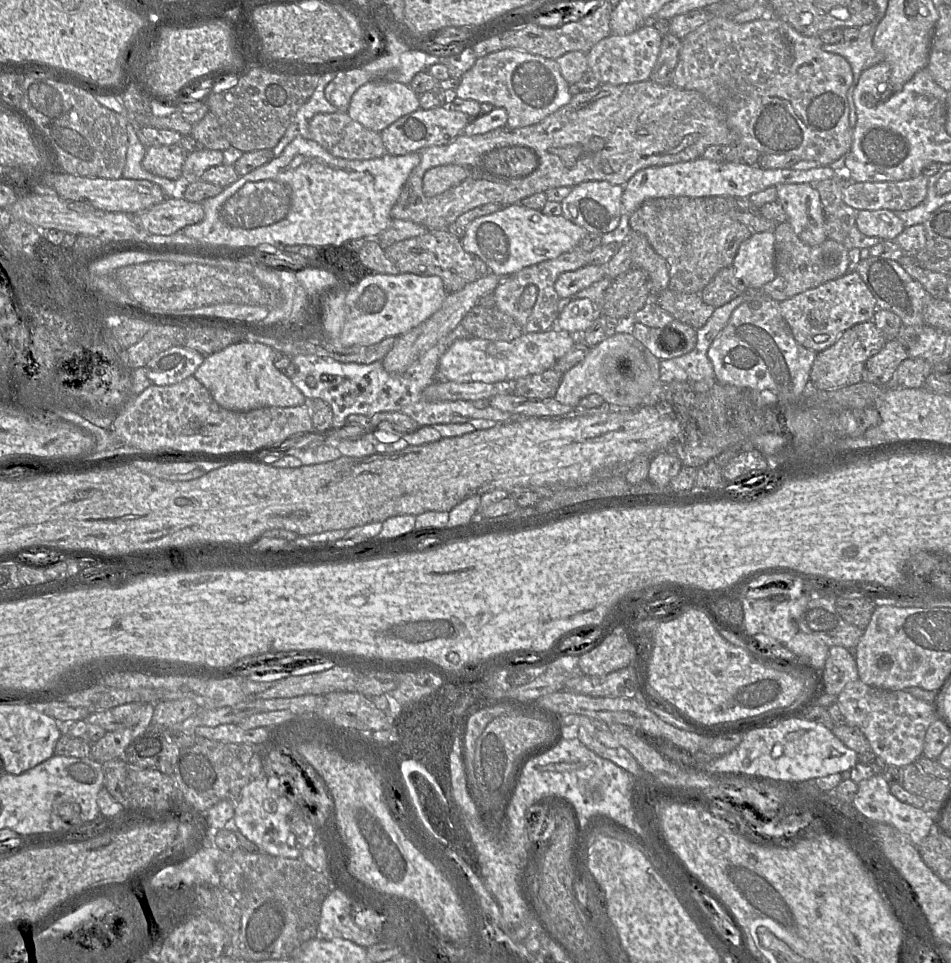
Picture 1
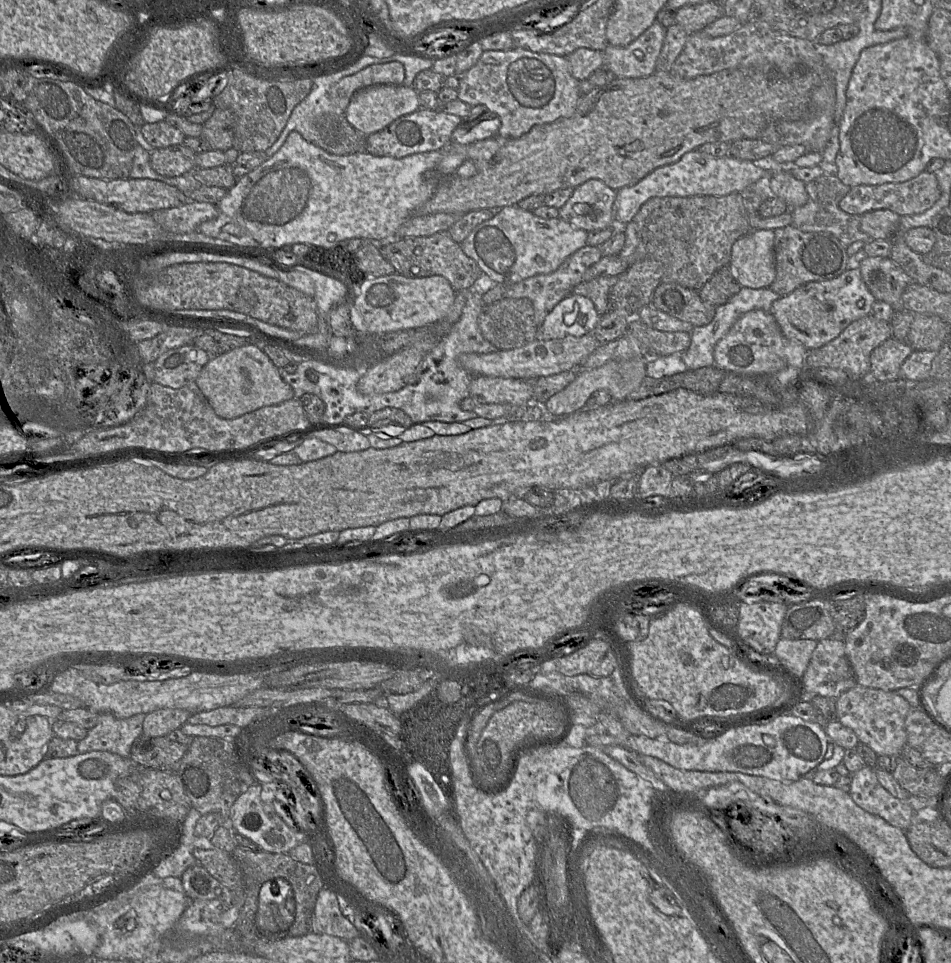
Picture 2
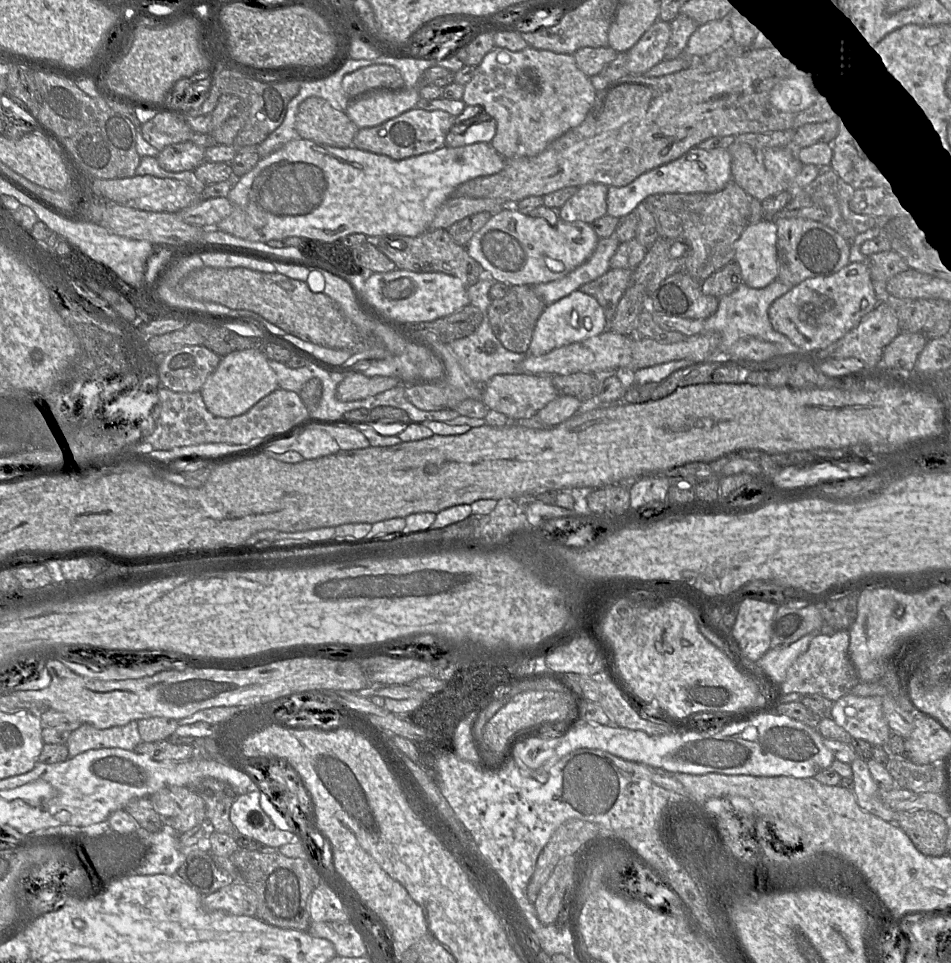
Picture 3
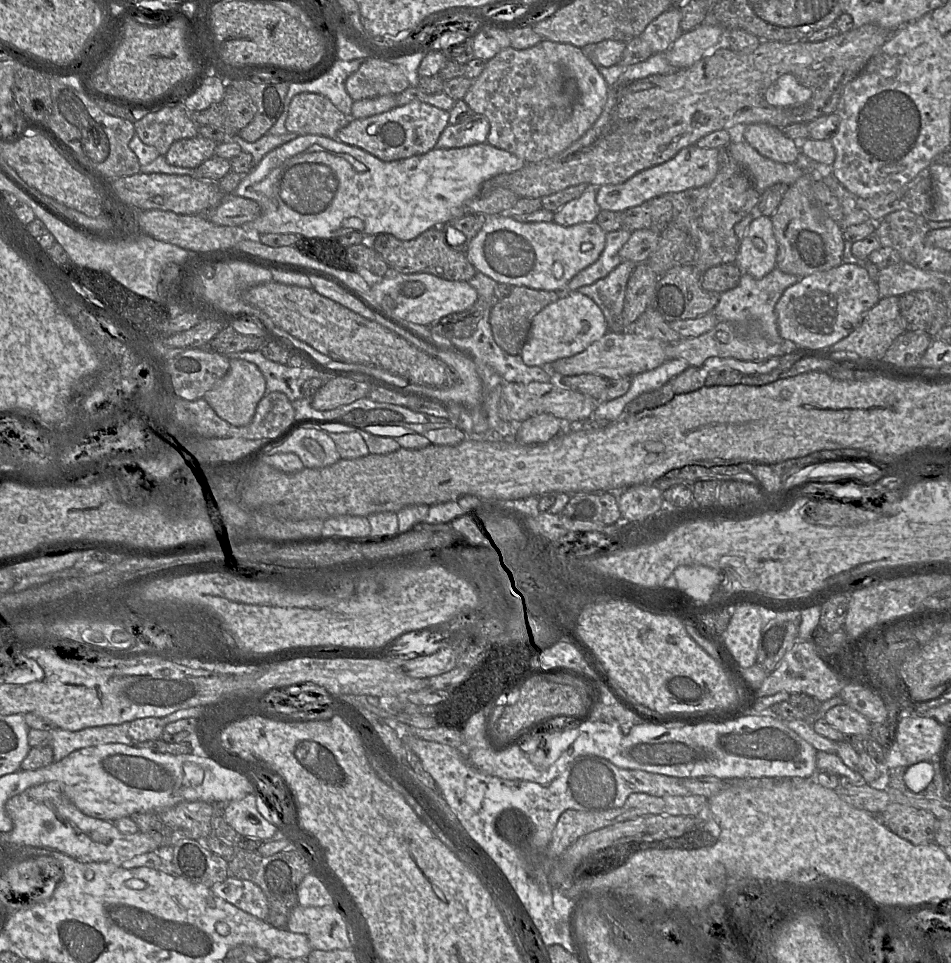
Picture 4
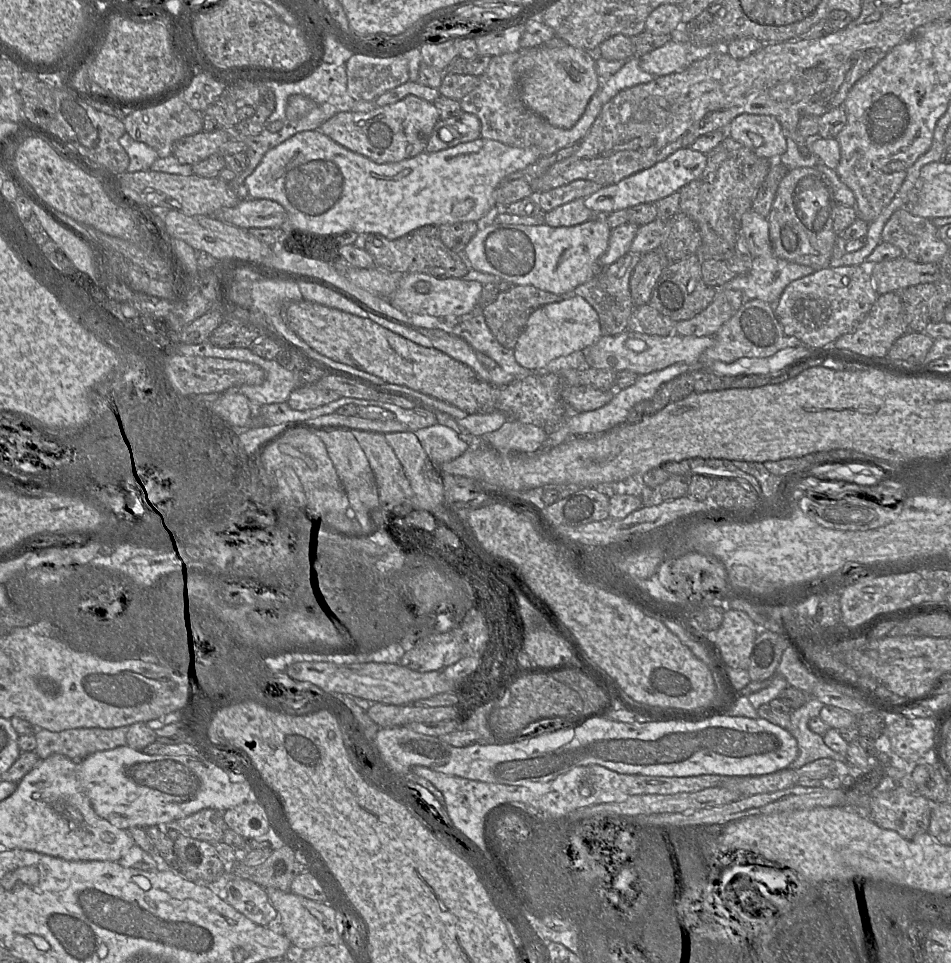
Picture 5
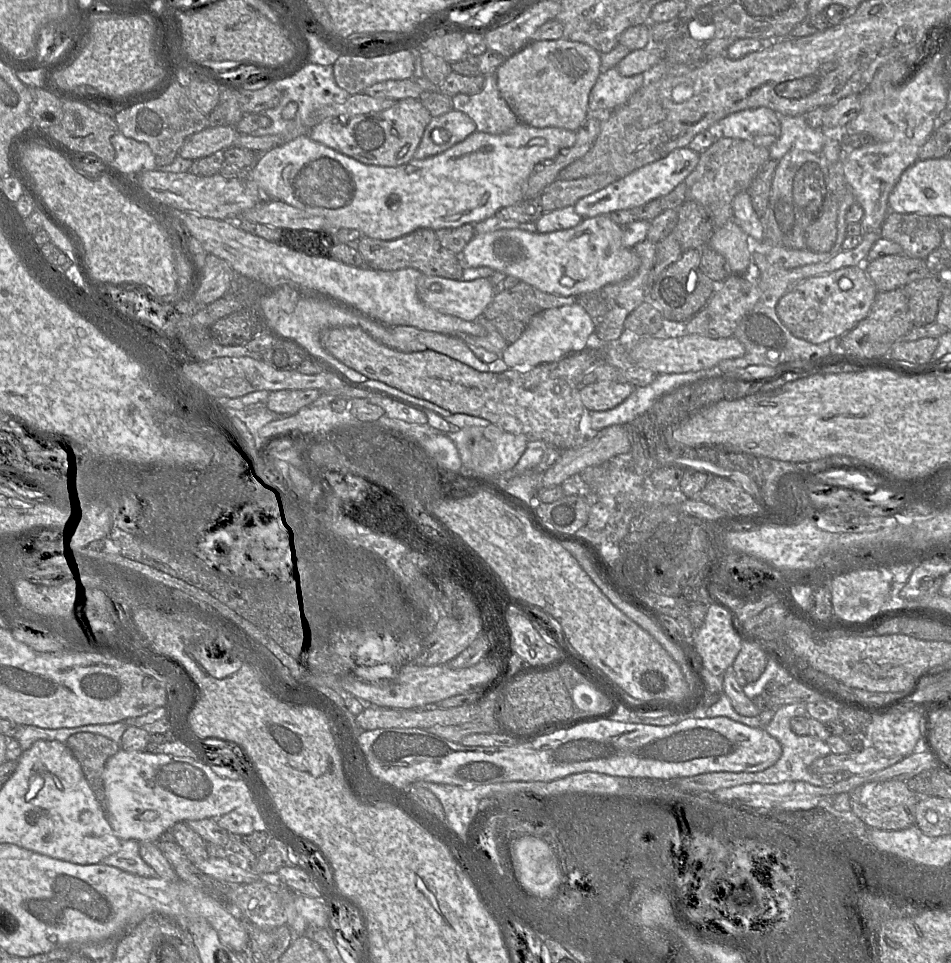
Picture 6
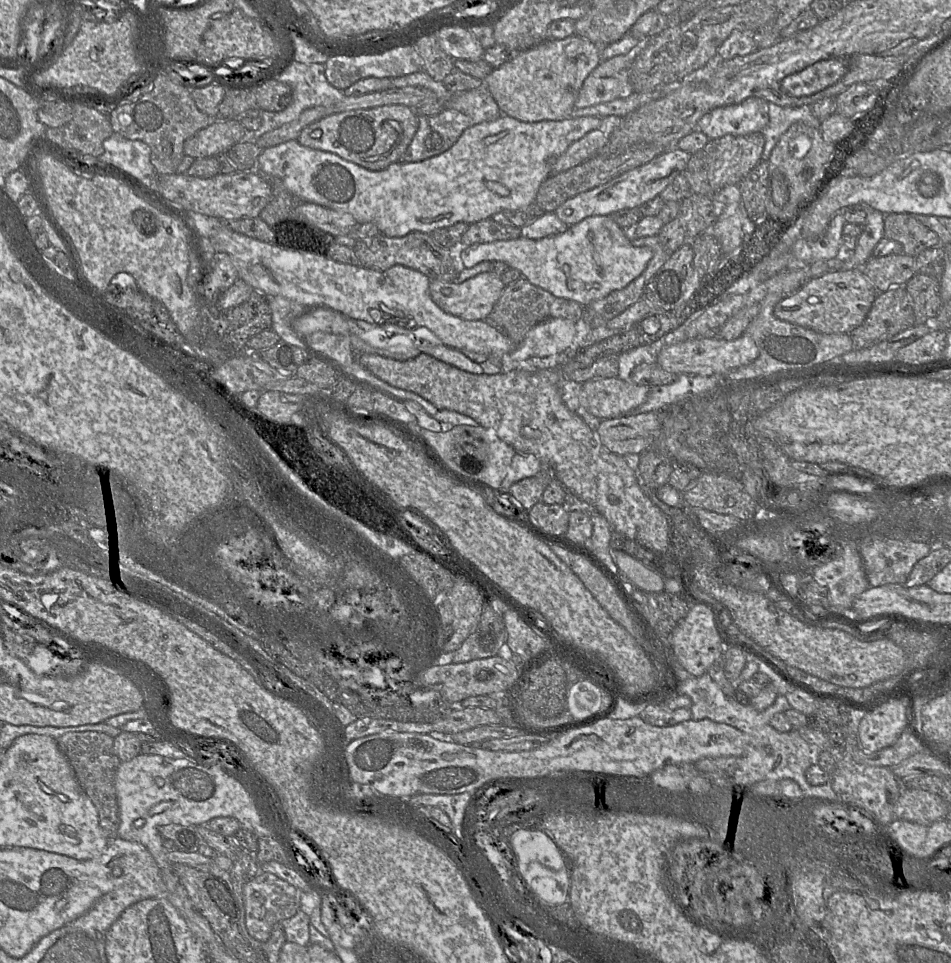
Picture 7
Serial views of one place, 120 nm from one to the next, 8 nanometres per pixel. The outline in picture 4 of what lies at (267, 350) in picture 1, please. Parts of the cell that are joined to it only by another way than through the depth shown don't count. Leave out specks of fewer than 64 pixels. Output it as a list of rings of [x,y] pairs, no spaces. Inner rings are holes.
[[[230,359],[230,367],[225,376],[204,394],[203,399],[222,420],[233,426],[244,426],[252,420],[256,407],[265,394],[266,381],[260,369],[246,360]]]

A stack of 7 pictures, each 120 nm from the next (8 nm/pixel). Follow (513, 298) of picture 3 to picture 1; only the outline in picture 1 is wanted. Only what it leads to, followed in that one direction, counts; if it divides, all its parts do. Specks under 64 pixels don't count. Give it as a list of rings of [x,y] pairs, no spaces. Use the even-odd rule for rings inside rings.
[[[476,304],[463,317],[461,325],[470,337],[489,341],[512,341],[523,335],[518,323],[496,307],[486,308]]]

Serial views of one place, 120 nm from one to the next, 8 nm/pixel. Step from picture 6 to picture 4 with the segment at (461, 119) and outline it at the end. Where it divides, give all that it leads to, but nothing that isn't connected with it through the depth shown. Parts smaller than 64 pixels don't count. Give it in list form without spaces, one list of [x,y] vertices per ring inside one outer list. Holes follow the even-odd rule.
[[[473,114],[464,122],[448,124],[440,134],[434,148],[453,149],[485,143],[489,134],[490,124],[481,114]]]

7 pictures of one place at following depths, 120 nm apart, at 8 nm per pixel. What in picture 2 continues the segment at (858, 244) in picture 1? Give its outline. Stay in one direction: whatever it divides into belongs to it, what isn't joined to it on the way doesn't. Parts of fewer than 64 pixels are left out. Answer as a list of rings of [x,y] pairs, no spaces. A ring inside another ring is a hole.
[[[826,172],[806,183],[808,201],[803,206],[790,209],[792,225],[804,232],[830,233],[846,247],[855,241],[869,242],[870,237],[860,229],[861,216],[848,214],[839,207],[839,202],[850,189],[833,172]]]

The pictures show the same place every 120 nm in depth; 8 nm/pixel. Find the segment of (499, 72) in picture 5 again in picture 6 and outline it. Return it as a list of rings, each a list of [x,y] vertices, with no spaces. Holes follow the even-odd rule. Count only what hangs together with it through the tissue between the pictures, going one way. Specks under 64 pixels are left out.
[[[496,71],[486,75],[485,85],[479,93],[457,94],[451,99],[453,109],[468,115],[474,121],[476,131],[499,135],[520,123],[500,94]]]

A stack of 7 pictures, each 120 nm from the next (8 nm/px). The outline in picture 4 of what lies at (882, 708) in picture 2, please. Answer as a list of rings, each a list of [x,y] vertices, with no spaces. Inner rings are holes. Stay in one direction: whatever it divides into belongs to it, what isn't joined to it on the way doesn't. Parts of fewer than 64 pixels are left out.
[[[846,704],[836,705],[824,716],[825,721],[845,736],[869,736],[871,722]]]

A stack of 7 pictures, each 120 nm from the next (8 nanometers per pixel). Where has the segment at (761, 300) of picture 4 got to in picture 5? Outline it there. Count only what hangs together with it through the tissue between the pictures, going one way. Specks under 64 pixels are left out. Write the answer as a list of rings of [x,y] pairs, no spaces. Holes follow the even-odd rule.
[[[771,254],[752,258],[748,274],[736,275],[720,288],[738,289],[749,300],[760,299],[774,305],[790,283],[814,271],[809,266],[792,263]]]

